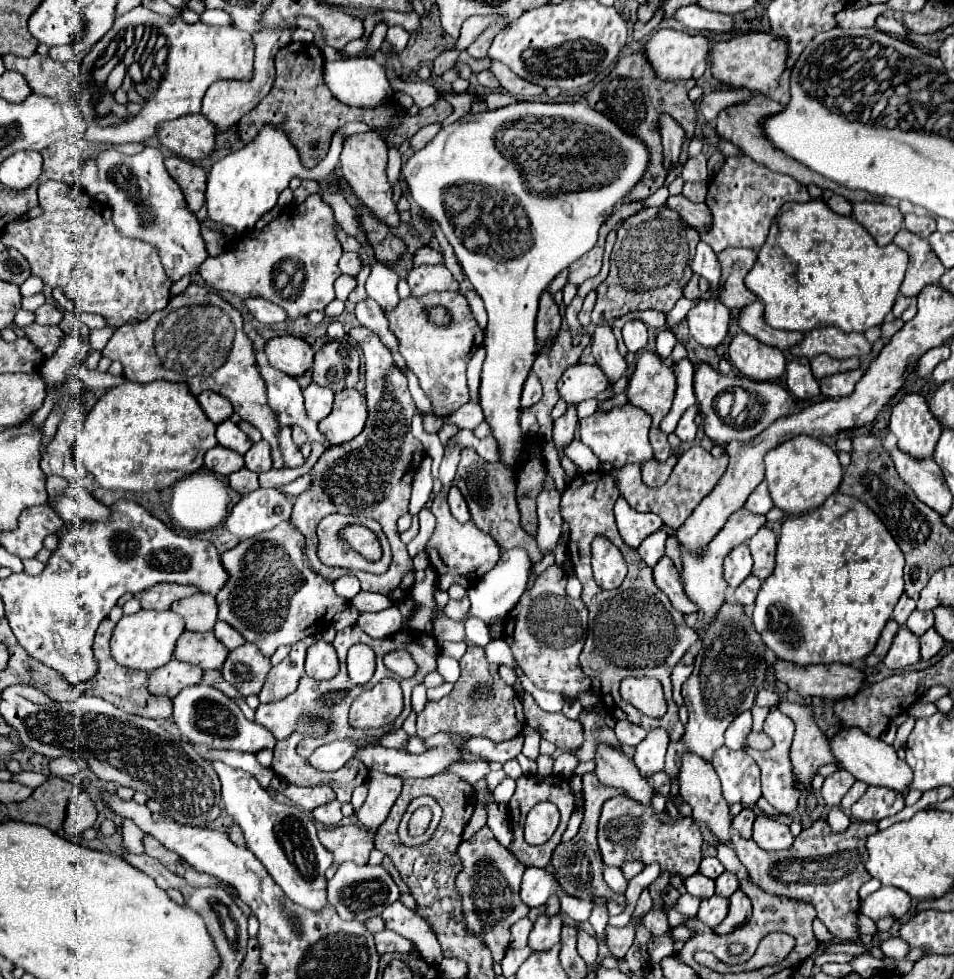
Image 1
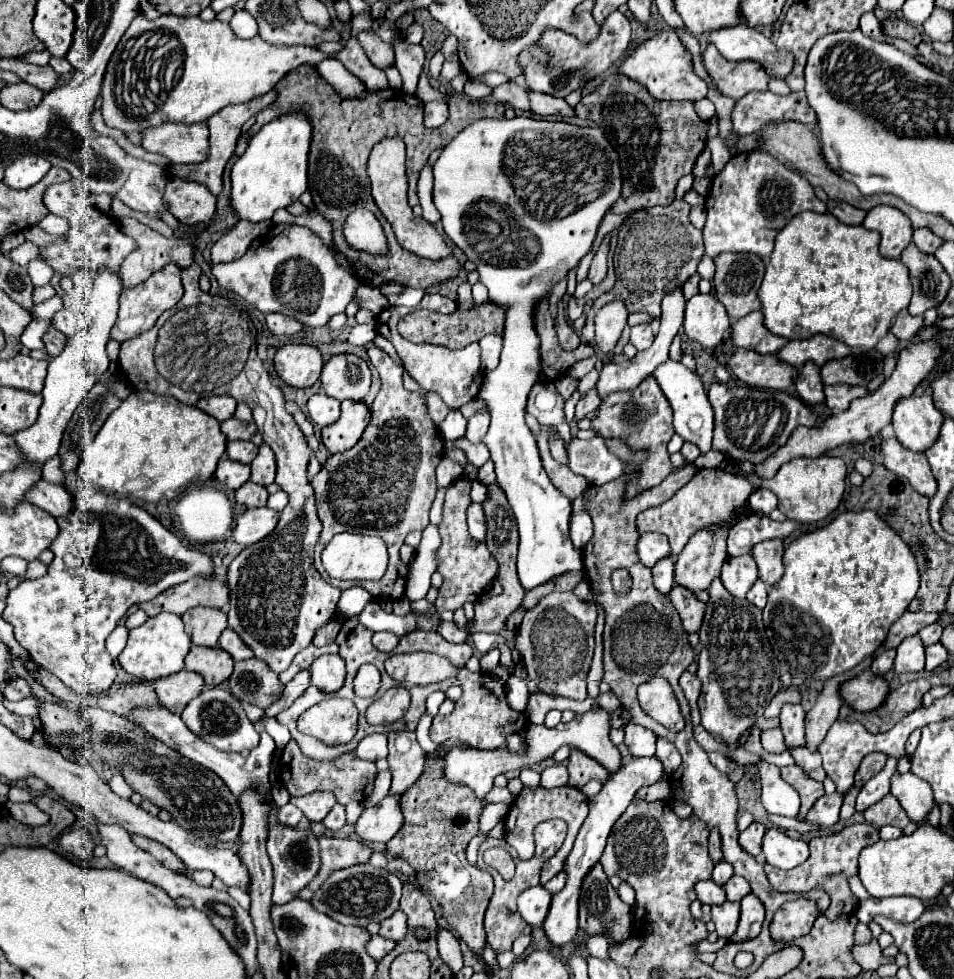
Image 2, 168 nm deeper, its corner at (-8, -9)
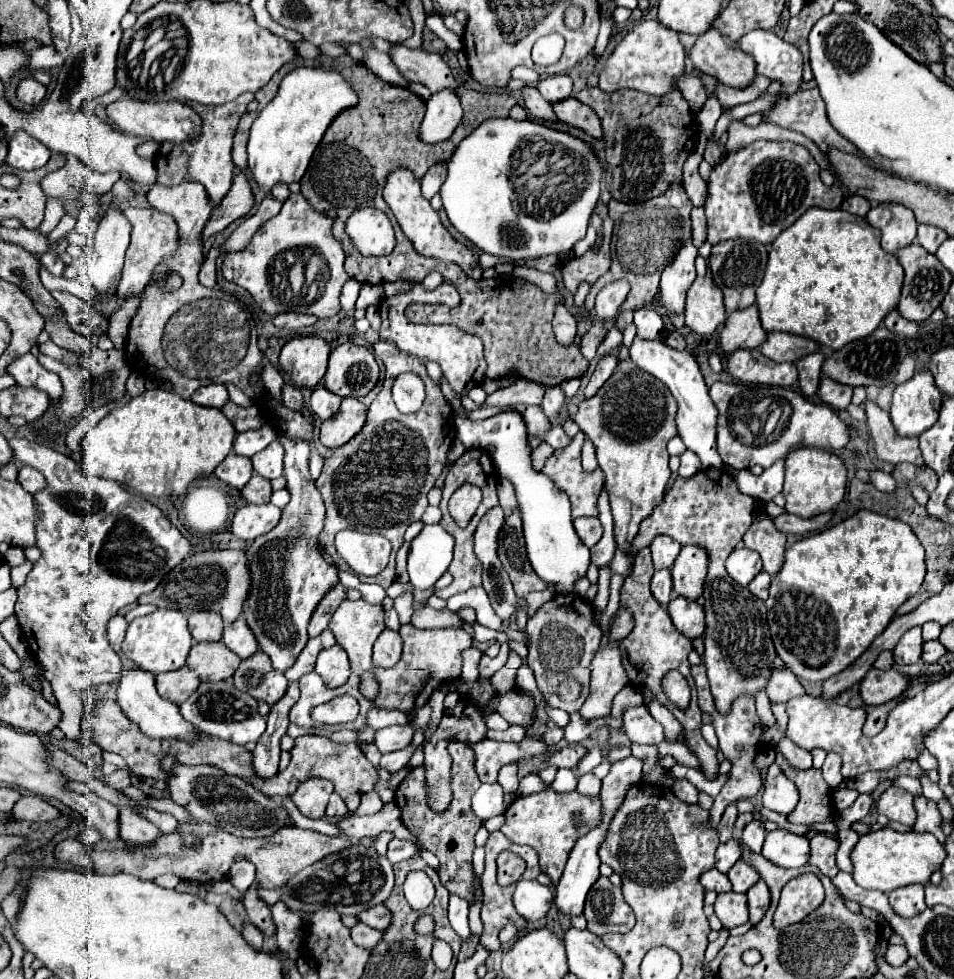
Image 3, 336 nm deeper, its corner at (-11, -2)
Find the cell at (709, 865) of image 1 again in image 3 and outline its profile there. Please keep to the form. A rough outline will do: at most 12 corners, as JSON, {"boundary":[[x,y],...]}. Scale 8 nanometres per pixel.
{"boundary":[[736,839],[716,849],[716,869],[728,869],[740,859],[742,843]]}

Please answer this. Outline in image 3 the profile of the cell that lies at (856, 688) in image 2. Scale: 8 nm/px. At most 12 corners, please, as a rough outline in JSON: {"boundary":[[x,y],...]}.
{"boundary":[[872,667],[860,683],[868,705],[888,703],[910,687],[908,675]]}

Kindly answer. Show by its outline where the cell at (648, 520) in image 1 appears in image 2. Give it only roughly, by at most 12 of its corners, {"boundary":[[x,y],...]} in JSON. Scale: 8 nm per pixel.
{"boundary":[[639,534],[637,554],[645,566],[671,554],[667,536]]}

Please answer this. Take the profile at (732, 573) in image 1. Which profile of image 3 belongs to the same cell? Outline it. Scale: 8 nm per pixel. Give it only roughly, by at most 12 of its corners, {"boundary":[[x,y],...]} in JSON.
{"boundary":[[736,549],[726,559],[728,575],[748,585],[762,569],[756,551]]}

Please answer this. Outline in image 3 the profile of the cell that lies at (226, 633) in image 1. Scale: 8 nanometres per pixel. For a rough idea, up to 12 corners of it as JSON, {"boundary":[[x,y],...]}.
{"boundary":[[244,617],[224,629],[222,641],[242,659],[258,643]]}

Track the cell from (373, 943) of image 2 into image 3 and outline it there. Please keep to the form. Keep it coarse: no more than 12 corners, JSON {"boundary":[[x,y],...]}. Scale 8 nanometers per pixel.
{"boundary":[[362,923],[350,929],[358,947],[374,947],[382,937],[380,931]]}

